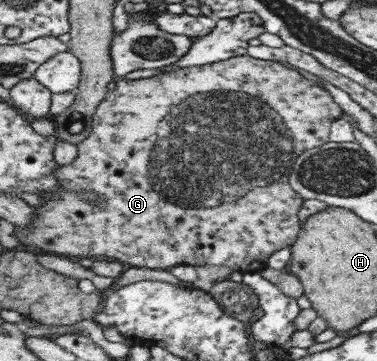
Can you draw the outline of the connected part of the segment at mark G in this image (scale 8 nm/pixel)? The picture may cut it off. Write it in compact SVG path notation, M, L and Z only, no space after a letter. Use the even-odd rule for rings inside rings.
M240 56L240 57L231 57L230 59L224 61L217 61L216 63L209 63L205 65L196 65L189 66L185 68L177 68L175 71L168 71L168 73L158 73L153 77L147 77L147 79L124 79L121 78L115 85L115 89L113 91L108 91L105 95L105 98L101 99L101 103L97 105L95 113L93 113L93 117L91 119L91 126L89 135L85 137L85 139L81 140L79 144L76 145L76 157L71 164L67 165L57 165L55 168L55 181L57 181L57 186L55 186L55 190L45 191L42 194L42 204L39 204L34 207L33 220L31 220L31 224L25 226L17 226L17 239L19 239L20 249L30 250L37 254L54 254L58 256L62 256L69 259L76 259L79 257L97 257L97 255L103 255L103 257L113 257L113 259L117 259L119 262L122 262L124 265L130 267L135 266L136 268L144 267L147 269L169 269L173 266L178 265L190 265L190 266L202 266L202 265L218 265L225 266L232 269L232 271L243 272L255 272L260 271L263 267L266 267L267 257L273 253L276 249L281 249L283 247L291 246L297 234L299 233L301 222L297 219L297 212L299 211L299 207L301 207L301 203L303 200L295 190L288 183L288 170L291 165L295 162L295 159L303 154L305 151L309 149L313 149L315 147L324 145L328 143L328 135L331 123L333 121L339 119L339 115L341 115L342 111L339 108L333 98L329 96L329 93L325 91L322 87L319 87L317 84L312 83L311 81L307 81L303 75L299 75L297 71L294 69L287 68L278 62L254 59L250 56ZM83 191L91 191L91 193L95 193L95 195L99 195L103 202L83 202L83 198L79 198L79 193L83 193Z

